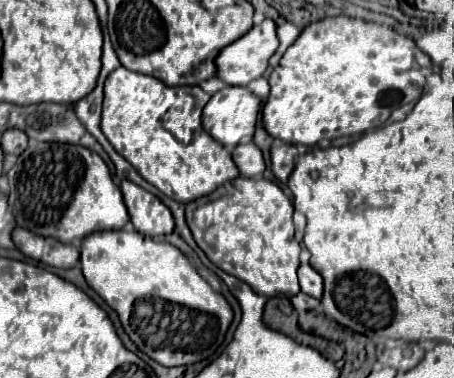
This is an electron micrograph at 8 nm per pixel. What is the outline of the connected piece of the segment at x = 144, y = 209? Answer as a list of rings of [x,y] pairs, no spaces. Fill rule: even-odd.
[[[122,181],[120,189],[130,213],[130,221],[138,233],[156,237],[174,231],[174,217],[156,195],[148,193],[132,181]]]

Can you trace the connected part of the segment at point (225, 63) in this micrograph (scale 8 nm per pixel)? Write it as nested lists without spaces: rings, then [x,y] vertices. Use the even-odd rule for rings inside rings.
[[[264,19],[260,25],[254,25],[244,37],[234,41],[232,45],[226,45],[218,57],[216,57],[216,75],[226,85],[248,85],[252,79],[258,79],[268,69],[268,59],[278,49],[278,37],[276,37],[276,23],[272,19]]]

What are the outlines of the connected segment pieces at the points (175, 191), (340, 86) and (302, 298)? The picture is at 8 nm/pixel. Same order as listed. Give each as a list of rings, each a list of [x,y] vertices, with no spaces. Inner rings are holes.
[[[118,67],[104,83],[102,133],[148,183],[170,199],[188,203],[238,177],[230,151],[202,129],[200,117],[208,99],[198,85],[168,87],[160,79]]]
[[[326,17],[308,23],[268,77],[270,95],[262,109],[264,129],[272,137],[294,145],[316,145],[320,139],[362,133],[378,123],[382,125],[392,109],[418,99],[430,65],[430,57],[420,51],[412,39],[398,35],[392,27],[382,23],[354,17]]]
[[[298,293],[292,297],[292,305],[298,309],[298,311],[306,311],[306,309],[316,309],[318,307],[318,301],[308,297],[306,293]]]

